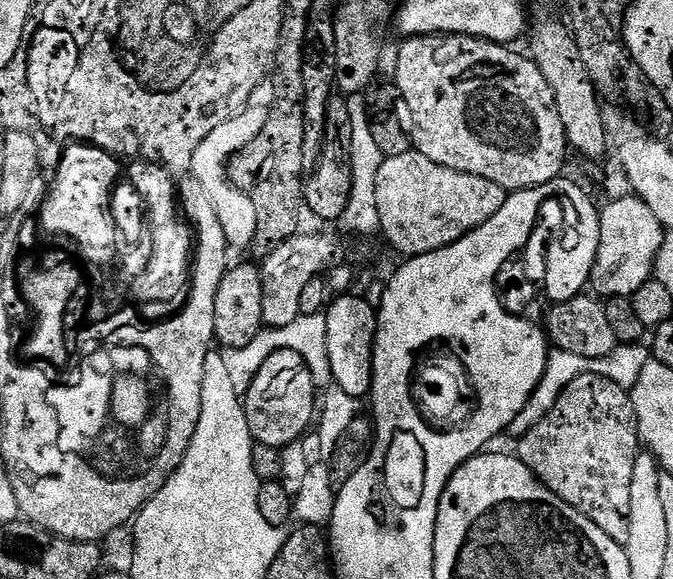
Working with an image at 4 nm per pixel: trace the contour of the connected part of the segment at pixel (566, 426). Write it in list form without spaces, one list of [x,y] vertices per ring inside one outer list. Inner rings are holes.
[[[586,374],[582,378],[574,378],[574,382],[570,382],[570,386],[566,386],[566,390],[562,390],[558,402],[554,402],[554,410],[550,410],[550,414],[546,414],[546,418],[542,418],[542,422],[538,422],[538,426],[531,428],[519,440],[515,448],[514,452],[518,459],[536,475],[536,479],[540,483],[546,485],[555,496],[562,498],[562,502],[574,506],[582,515],[590,518],[590,522],[594,522],[594,526],[598,526],[598,530],[606,530],[606,534],[610,534],[610,538],[614,538],[614,542],[624,544],[628,541],[630,538],[630,482],[634,478],[634,462],[642,451],[638,418],[634,414],[634,402],[629,389],[618,386],[614,382],[610,382],[610,378],[602,378],[598,374]]]

